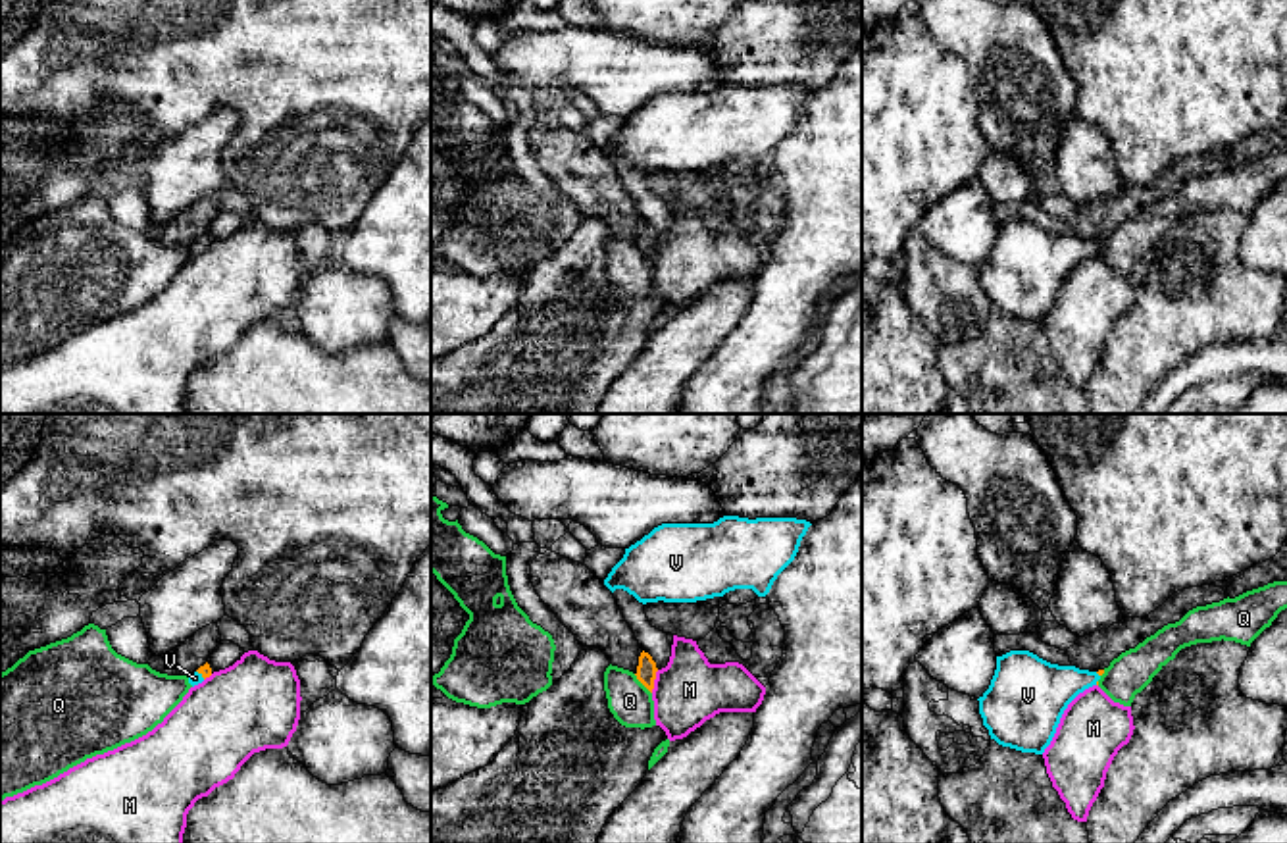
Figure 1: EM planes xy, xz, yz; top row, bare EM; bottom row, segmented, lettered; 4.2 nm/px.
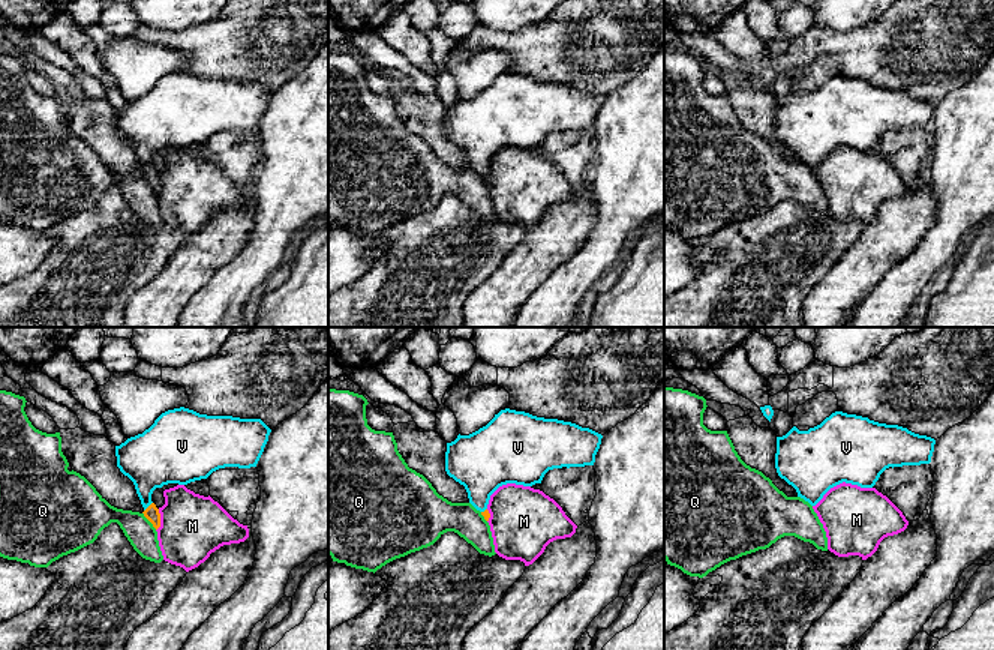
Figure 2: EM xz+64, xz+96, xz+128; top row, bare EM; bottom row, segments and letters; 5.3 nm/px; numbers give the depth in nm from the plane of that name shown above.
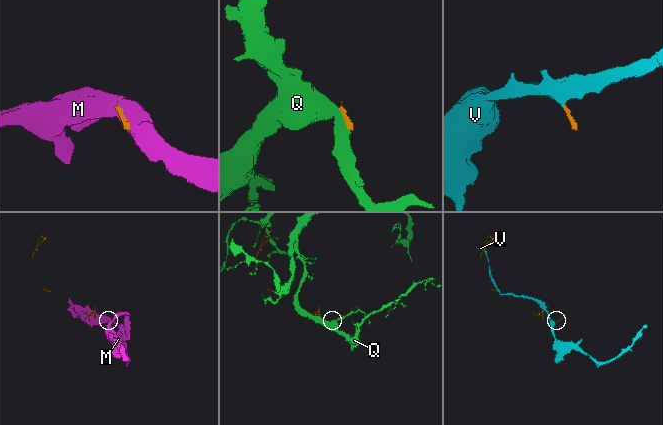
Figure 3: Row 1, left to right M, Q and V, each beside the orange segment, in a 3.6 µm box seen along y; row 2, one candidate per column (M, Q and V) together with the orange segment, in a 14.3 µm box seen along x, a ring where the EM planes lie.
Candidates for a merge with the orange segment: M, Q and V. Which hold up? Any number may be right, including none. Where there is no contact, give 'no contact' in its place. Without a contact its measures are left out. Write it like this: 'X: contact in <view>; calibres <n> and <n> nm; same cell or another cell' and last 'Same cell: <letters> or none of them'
M: contact in xz; calibres 80 and 280 nm; another cell
Q: contact in xz; calibres 80 and 180 nm; another cell
V: contact in xy; calibres 50 and 50 nm; same cell
Same cell: V

